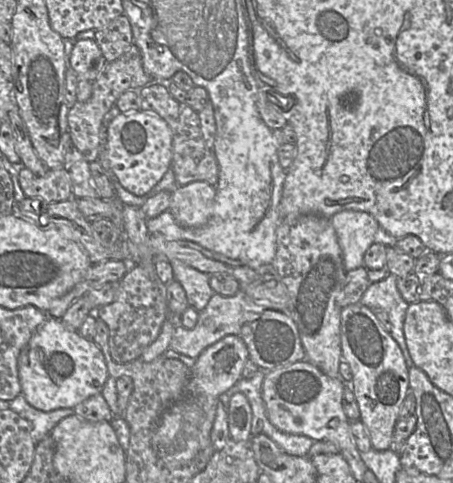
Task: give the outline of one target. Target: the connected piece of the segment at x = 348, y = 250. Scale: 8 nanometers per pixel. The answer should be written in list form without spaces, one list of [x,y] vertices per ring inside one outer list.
[[[343,210],[331,217],[342,250],[345,271],[364,266],[364,254],[375,242],[380,227],[375,217],[367,211]]]

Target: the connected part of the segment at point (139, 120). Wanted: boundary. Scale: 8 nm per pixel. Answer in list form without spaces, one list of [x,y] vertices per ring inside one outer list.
[[[140,110],[117,112],[105,125],[103,150],[115,179],[129,192],[144,196],[171,168],[173,134],[165,120],[157,114]]]

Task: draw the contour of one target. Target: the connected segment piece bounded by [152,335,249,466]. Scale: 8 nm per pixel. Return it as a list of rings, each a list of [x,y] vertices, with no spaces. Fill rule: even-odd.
[[[228,335],[214,343],[213,345],[206,348],[195,360],[194,366],[191,368],[191,378],[190,383],[188,386],[188,393],[192,396],[191,400],[182,404],[182,405],[172,405],[167,410],[165,410],[159,422],[154,430],[152,436],[152,446],[157,453],[157,455],[164,461],[164,463],[168,466],[183,466],[193,460],[200,452],[202,452],[205,448],[211,446],[211,430],[213,426],[213,421],[216,414],[216,407],[218,405],[218,398],[222,393],[225,393],[231,387],[233,387],[241,378],[242,378],[242,371],[244,368],[245,363],[249,360],[249,352],[247,349],[246,344],[244,341],[236,335]]]

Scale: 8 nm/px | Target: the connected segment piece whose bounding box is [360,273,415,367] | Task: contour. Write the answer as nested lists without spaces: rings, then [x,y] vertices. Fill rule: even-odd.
[[[390,273],[386,278],[371,283],[364,292],[360,304],[369,308],[381,308],[387,312],[391,322],[390,335],[401,348],[407,366],[415,366],[404,335],[404,321],[409,303],[397,288],[397,276]]]

